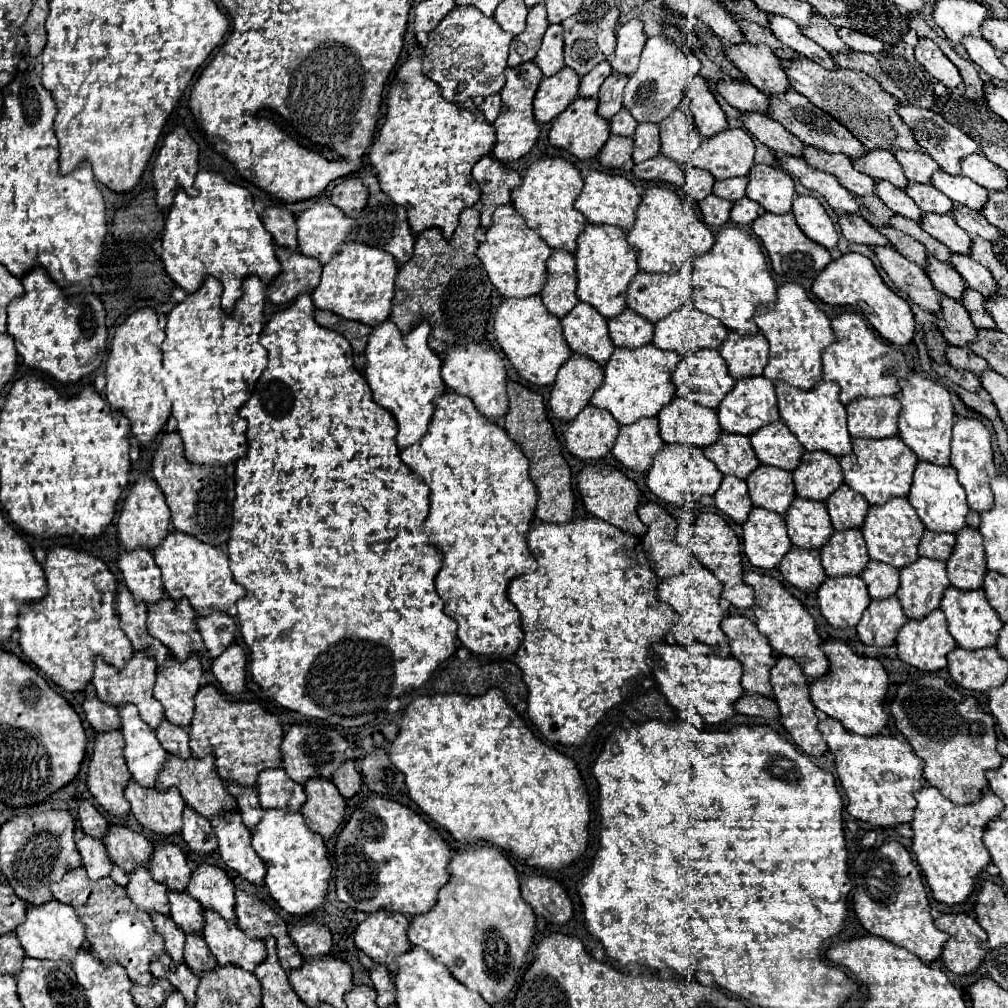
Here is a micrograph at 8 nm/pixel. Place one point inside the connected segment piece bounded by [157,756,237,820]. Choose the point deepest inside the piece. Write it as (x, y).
(197, 780)

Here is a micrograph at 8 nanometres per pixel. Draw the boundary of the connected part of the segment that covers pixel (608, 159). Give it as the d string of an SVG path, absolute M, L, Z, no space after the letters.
M609 136L609 140L605 142L603 150L599 152L599 164L605 170L629 172L633 168L631 152L633 152L633 140L631 138Z

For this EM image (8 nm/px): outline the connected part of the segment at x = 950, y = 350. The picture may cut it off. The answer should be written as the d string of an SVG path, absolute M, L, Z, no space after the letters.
M947 346L945 356L947 356L947 362L953 368L957 368L957 370L971 370L977 376L981 372L985 372L985 368L989 368L989 364L981 356L973 354L967 346L963 346L963 348L961 346Z

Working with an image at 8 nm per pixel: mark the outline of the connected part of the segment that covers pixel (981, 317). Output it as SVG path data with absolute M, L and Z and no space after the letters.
M965 288L963 292L963 298L961 298L961 304L965 306L965 310L969 312L973 324L977 328L995 328L995 322L993 318L987 314L985 310L985 298L977 292L977 290L971 290L971 288Z

